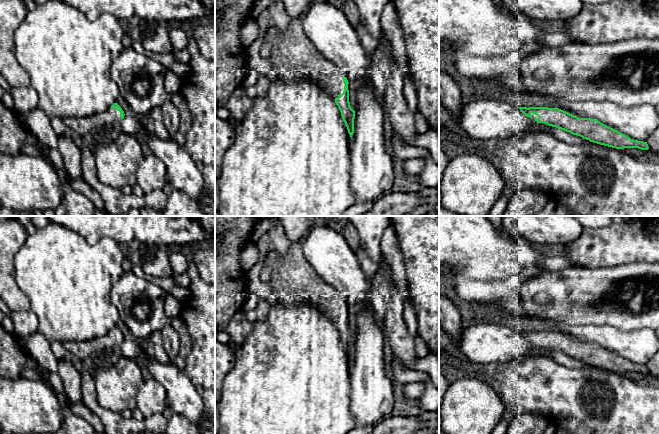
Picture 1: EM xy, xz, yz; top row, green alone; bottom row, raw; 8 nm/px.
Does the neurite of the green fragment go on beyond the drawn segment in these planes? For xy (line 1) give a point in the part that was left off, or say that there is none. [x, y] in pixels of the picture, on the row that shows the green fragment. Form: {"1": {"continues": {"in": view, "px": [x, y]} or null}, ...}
{"1": {"continues": {"in": "xy", "px": [101, 129]}}}

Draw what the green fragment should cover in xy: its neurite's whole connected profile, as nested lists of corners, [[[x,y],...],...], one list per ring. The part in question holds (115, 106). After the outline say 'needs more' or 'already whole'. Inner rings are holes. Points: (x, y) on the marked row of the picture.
[[[114,103],[104,112],[91,116],[62,118],[63,123],[81,136],[83,147],[93,153],[111,144],[121,133],[121,120],[125,114],[122,108]]] | needs more

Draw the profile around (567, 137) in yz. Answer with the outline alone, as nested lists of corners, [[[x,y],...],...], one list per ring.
[[[549,127],[544,129],[545,133],[552,134],[556,138],[564,141],[565,143],[571,144],[571,145],[592,145],[592,144],[597,144],[590,142],[589,140],[583,139],[580,136],[573,135],[569,132],[566,132],[564,130],[558,129],[556,127]]]

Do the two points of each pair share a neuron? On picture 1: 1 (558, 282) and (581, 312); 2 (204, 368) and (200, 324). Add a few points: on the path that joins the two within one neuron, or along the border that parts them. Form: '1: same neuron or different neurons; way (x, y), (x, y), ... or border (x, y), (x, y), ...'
1: same neuron; way (565, 289), (581, 305)
2: same neuron; way (204, 357), (204, 341), (201, 335)

